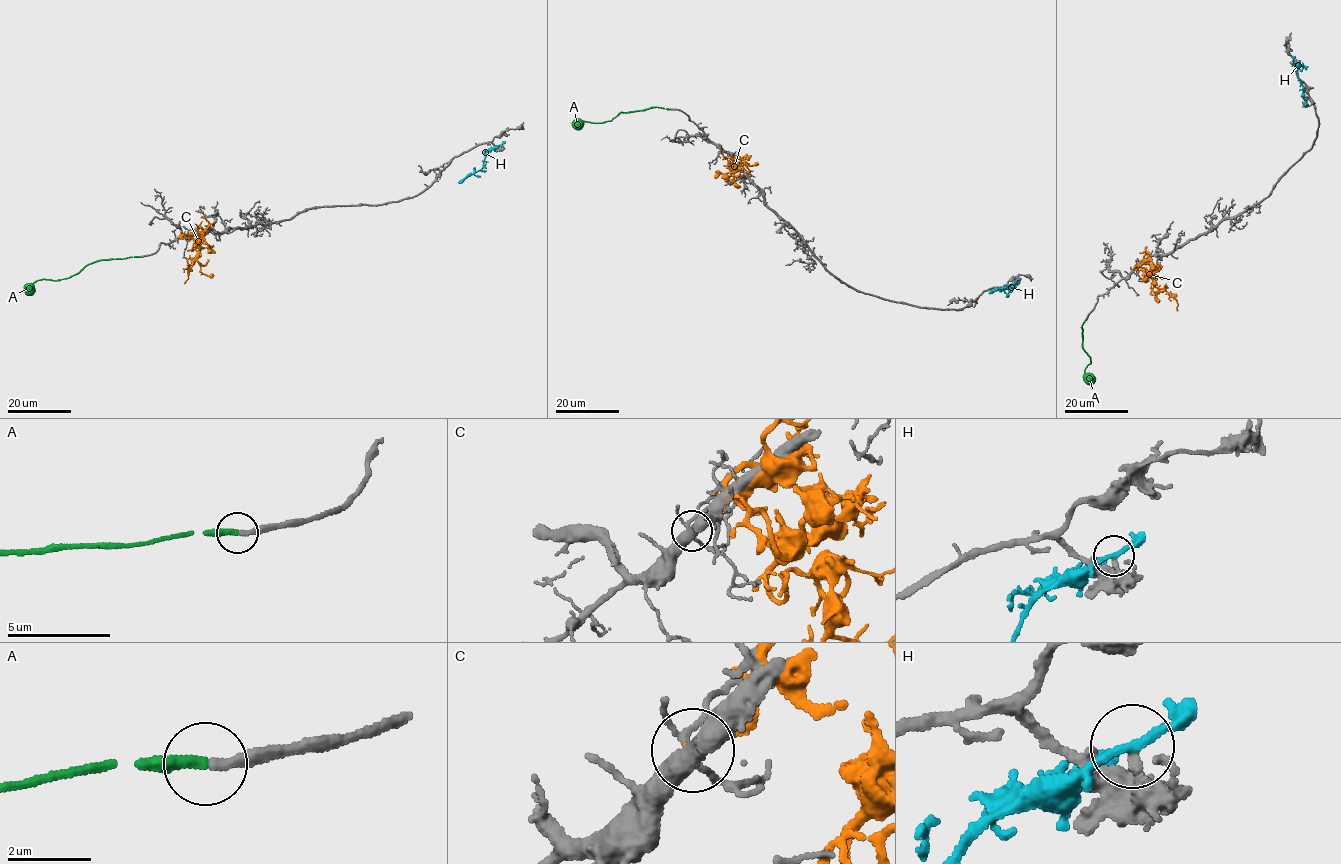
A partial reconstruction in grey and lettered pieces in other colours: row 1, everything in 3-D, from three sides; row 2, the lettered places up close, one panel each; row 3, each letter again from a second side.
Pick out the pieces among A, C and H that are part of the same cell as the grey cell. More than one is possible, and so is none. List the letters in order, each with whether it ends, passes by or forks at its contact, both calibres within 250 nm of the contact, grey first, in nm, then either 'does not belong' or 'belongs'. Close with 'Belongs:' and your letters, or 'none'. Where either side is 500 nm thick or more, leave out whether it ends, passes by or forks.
A: it ends | 200/260 nm | belongs
C: it ends | 400/280 nm | does not belong
H: it passes by | 260/190 nm | does not belong
Belongs: A

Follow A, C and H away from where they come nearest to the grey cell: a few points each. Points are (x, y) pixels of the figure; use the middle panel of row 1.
A: (671, 109), (651, 106), (621, 112), (610, 120), (599, 123), (580, 119), (576, 127)
C: (723, 152), (724, 156), (734, 163), (731, 169), (733, 172), (738, 169), (732, 180), (737, 186)
H: (1015, 281), (1006, 288), (989, 293)

